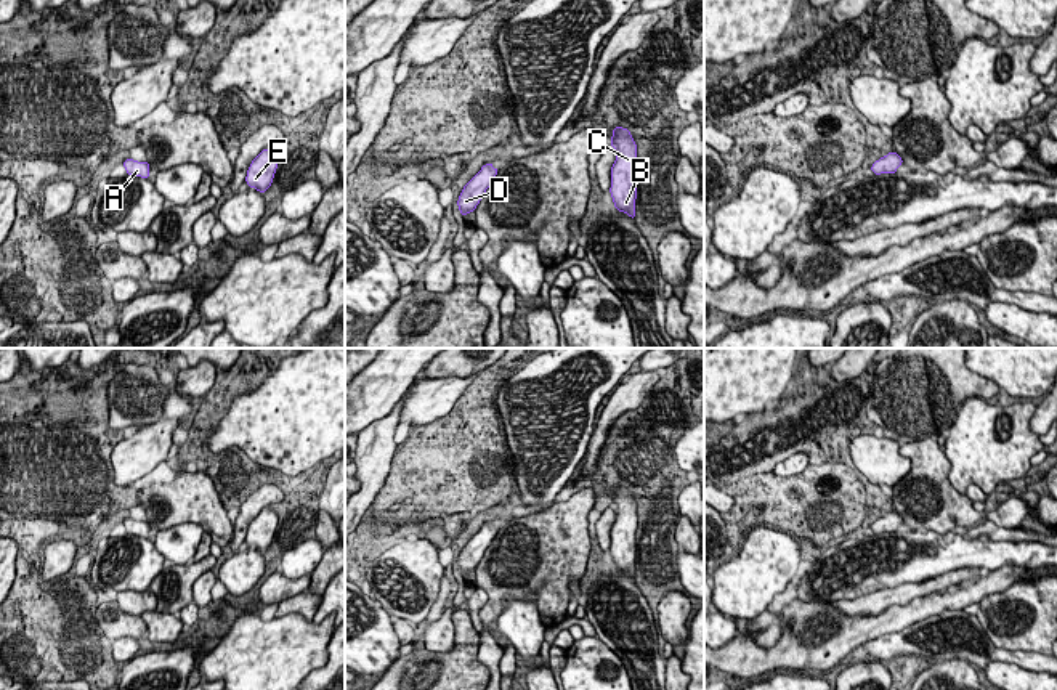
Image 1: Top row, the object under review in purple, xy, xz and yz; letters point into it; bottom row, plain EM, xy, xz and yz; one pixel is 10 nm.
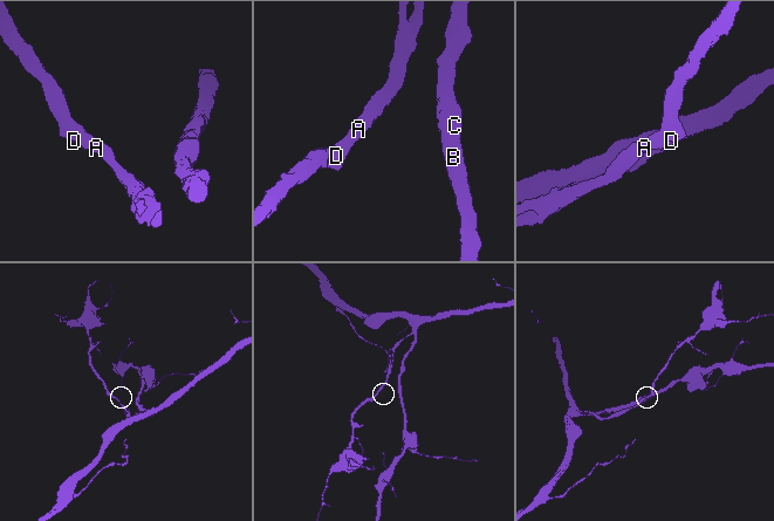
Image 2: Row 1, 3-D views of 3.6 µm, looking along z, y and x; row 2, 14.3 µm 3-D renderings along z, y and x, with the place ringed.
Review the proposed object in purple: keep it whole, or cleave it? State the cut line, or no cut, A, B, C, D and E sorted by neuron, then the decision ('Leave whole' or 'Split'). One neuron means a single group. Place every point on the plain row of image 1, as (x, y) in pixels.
No split. Groups: A B C D E. Leave whole

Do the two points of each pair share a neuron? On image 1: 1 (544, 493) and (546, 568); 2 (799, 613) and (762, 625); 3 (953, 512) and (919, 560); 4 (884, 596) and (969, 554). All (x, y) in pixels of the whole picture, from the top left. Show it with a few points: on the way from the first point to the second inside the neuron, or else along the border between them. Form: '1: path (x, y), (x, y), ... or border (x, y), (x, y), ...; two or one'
1: border (554, 501), (531, 514); two
2: border (780, 613), (773, 645), (745, 634); two
3: border (913, 530), (951, 531); two
4: border (947, 573), (873, 592); two

